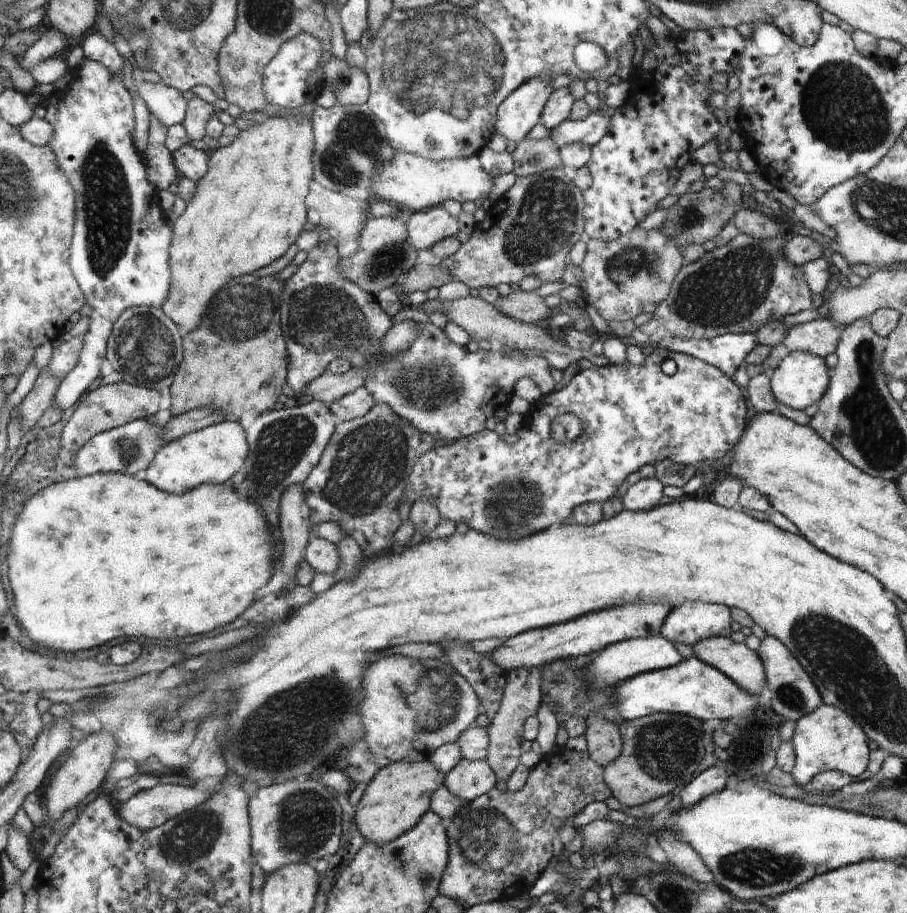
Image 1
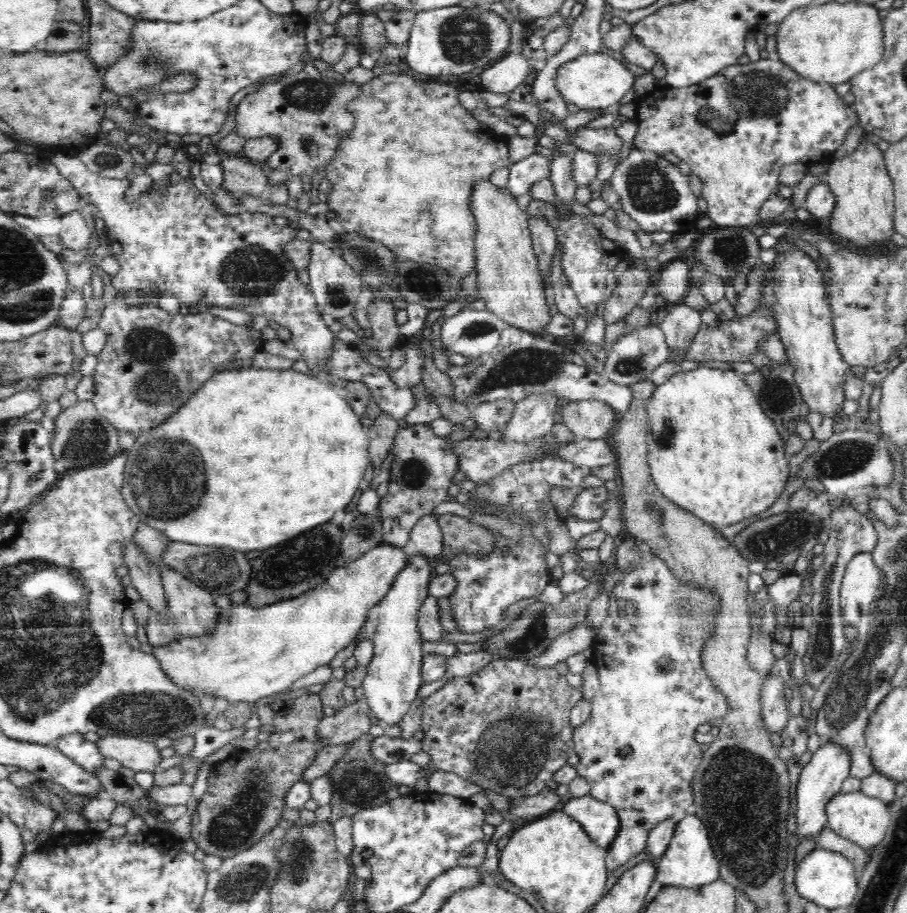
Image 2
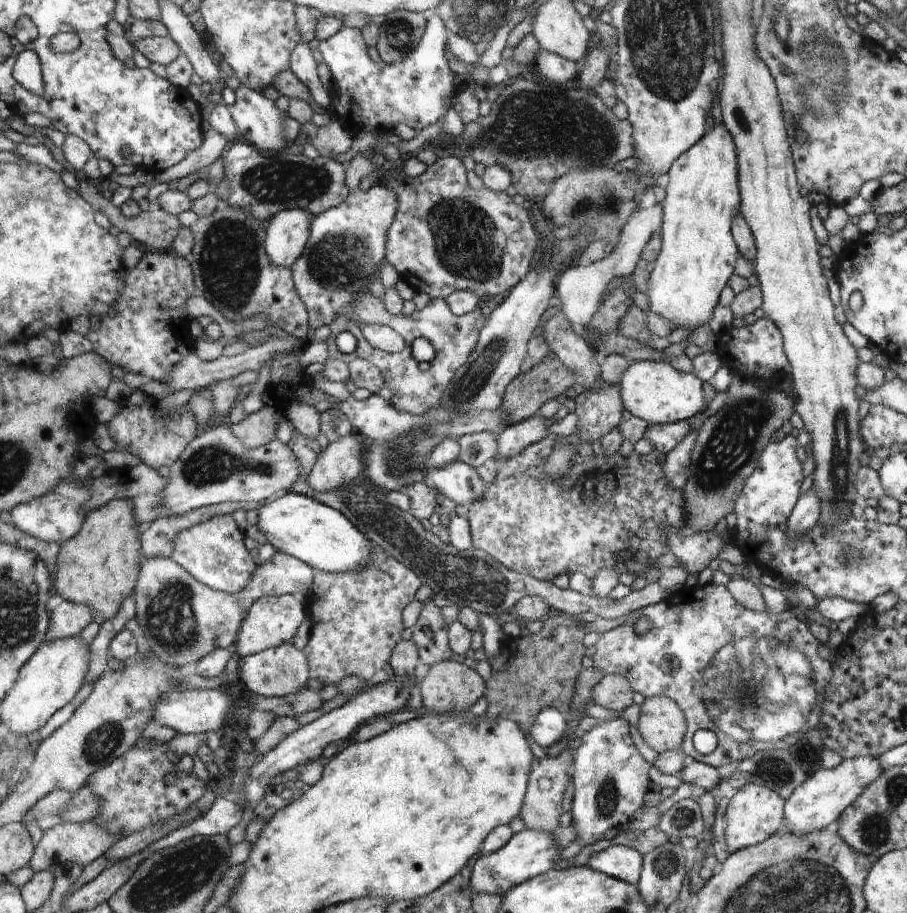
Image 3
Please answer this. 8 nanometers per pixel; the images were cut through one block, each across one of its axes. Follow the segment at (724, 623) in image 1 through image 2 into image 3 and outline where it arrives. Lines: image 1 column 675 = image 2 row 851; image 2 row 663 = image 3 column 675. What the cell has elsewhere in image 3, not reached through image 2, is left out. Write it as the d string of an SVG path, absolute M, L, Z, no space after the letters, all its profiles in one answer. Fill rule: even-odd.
M712 582L704 586L681 586L666 600L630 612L623 624L603 633L595 645L596 652L591 656L593 667L602 676L624 675L632 690L640 692L644 698L676 698L676 702L684 706L683 713L688 714L687 730L692 730L692 736L702 728L716 733L718 745L710 754L703 755L696 751L690 734L681 750L698 762L716 767L722 778L730 776L735 766L750 758L756 750L764 750L764 746L786 750L792 746L792 738L804 738L810 730L818 727L824 704L822 698L833 674L831 662L819 656L821 643L810 632L805 620L792 616L790 610L754 612L738 604L725 586ZM642 616L652 624L644 638L634 630L636 620Z

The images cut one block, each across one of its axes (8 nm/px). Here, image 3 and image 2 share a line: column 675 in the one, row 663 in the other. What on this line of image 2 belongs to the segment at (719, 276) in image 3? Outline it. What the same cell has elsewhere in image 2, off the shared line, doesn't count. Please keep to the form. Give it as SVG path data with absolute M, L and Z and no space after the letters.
M381 543L347 565L336 566L321 585L296 598L262 606L262 609L251 608L246 603L238 604L233 609L224 608L218 616L217 629L210 630L206 637L176 638L166 646L154 647L152 655L161 662L162 670L174 680L175 686L182 687L195 696L212 693L215 698L224 698L229 704L254 704L258 698L290 689L296 680L323 664L329 664L340 650L346 648L352 640L356 641L360 629L368 620L370 608L386 596L394 585L394 578L409 563L410 554L404 548Z

